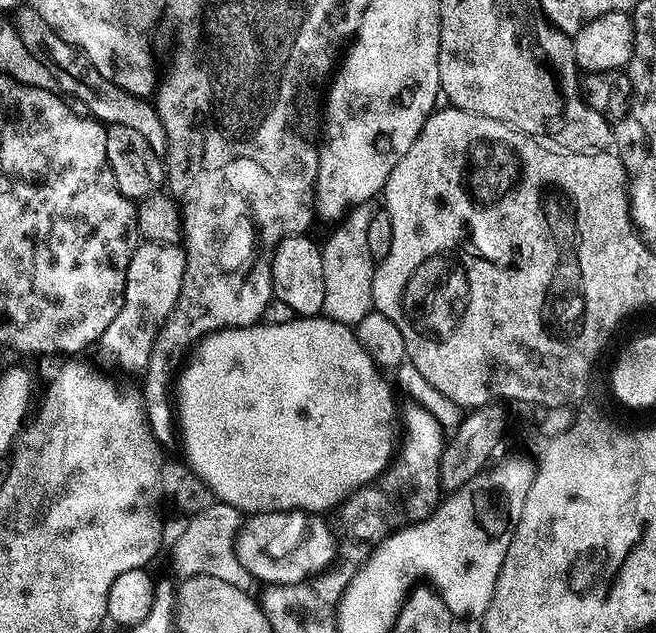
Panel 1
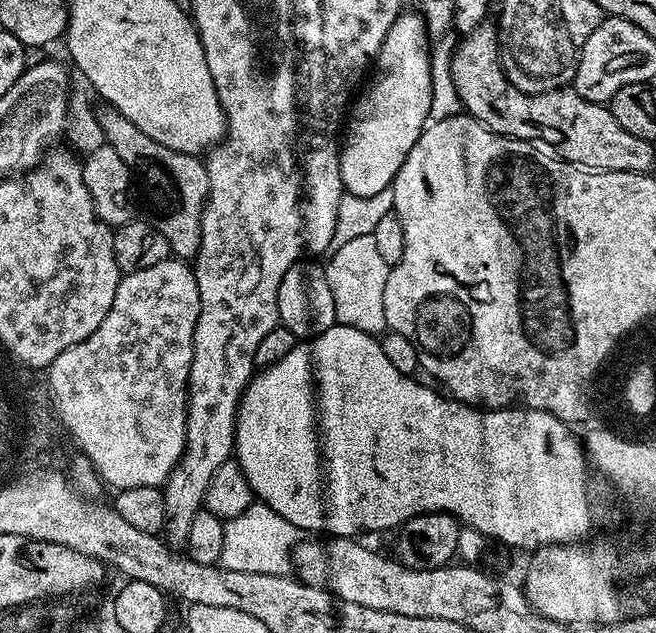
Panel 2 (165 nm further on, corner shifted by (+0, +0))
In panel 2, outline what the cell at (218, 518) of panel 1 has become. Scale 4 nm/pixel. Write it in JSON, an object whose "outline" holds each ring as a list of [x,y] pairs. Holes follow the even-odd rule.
{"outline":[[[254,502],[238,518],[223,521],[222,550],[218,559],[226,570],[250,570],[250,574],[285,575],[292,568],[292,550],[301,539],[301,529],[295,528],[270,506]]]}

